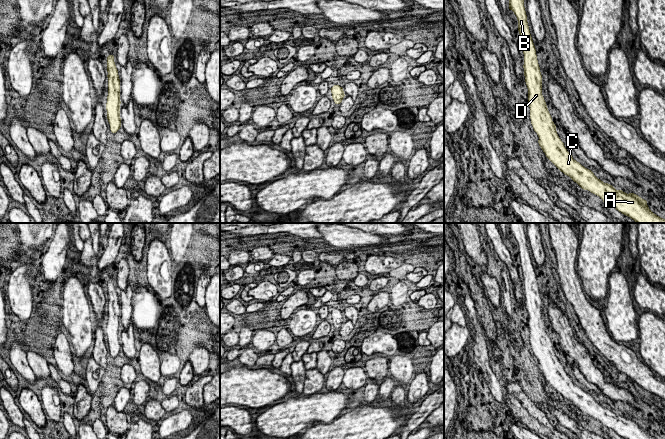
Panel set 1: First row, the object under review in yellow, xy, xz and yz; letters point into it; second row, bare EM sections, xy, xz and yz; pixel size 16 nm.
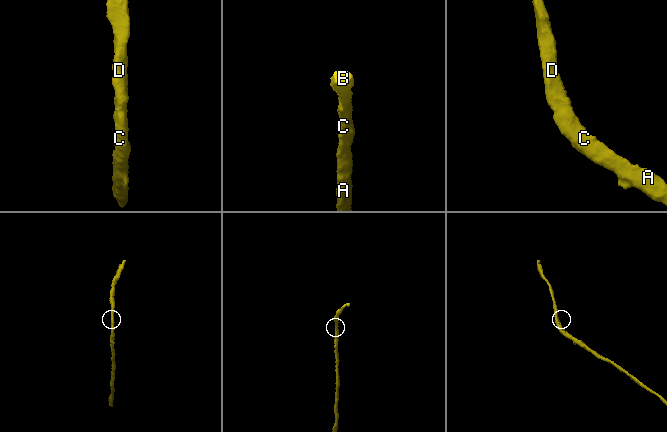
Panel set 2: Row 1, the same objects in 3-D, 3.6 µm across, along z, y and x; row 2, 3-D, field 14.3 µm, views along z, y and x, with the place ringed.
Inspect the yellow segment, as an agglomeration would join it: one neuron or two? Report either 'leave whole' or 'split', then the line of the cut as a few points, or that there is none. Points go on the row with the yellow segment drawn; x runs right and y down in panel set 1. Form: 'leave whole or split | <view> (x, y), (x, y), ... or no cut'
leave whole | no cut

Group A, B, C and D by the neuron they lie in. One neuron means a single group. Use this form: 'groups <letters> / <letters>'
groups A B C D

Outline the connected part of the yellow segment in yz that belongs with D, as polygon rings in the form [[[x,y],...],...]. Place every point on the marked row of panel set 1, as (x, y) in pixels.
[[[509,0],[509,9],[518,19],[524,54],[524,76],[528,88],[530,119],[534,131],[539,136],[539,146],[558,170],[569,176],[582,189],[598,195],[606,205],[611,204],[616,210],[630,217],[637,223],[665,223],[665,219],[654,214],[647,201],[634,193],[626,194],[615,190],[612,185],[598,179],[594,173],[572,158],[556,132],[556,125],[551,120],[546,102],[542,96],[542,75],[537,60],[536,49],[532,41],[524,0]]]

